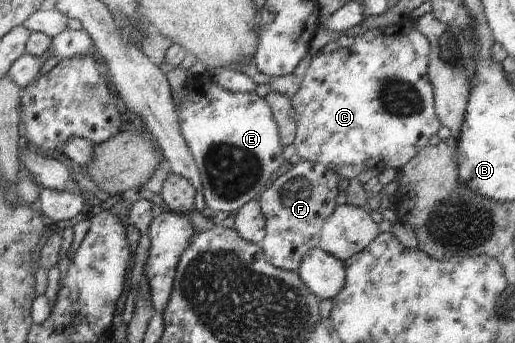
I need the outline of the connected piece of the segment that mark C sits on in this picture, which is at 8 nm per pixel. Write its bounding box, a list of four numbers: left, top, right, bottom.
[290,17,442,179]

